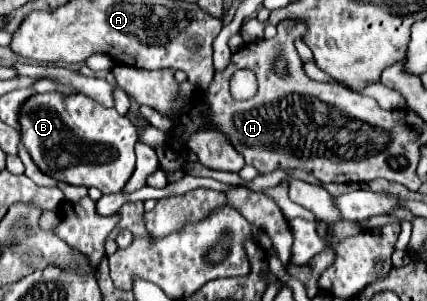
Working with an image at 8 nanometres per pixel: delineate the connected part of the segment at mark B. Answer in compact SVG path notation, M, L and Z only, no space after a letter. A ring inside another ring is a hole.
M60 92L34 94L22 104L18 124L22 132L22 144L32 156L34 164L46 176L51 176L57 181L74 186L96 187L103 194L116 194L124 188L124 184L134 172L136 164L134 146L138 140L136 126L130 122L130 118L118 114L114 108L104 108L84 94L70 94L70 96L64 96Z

